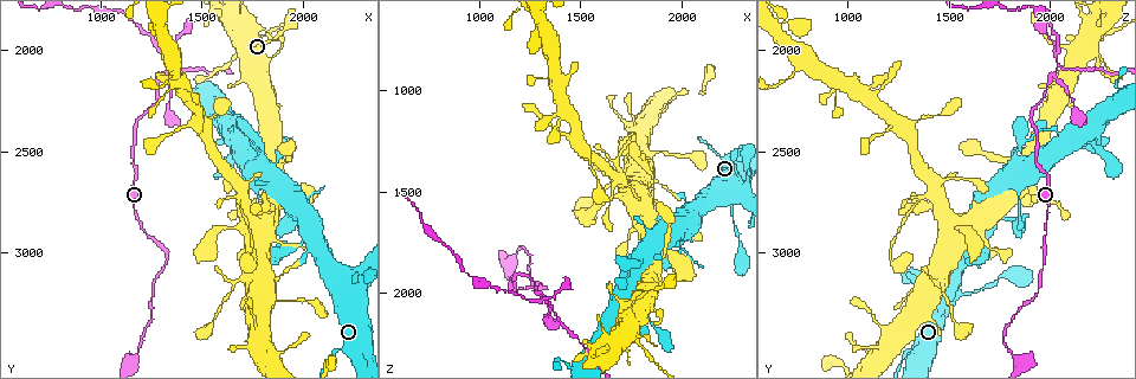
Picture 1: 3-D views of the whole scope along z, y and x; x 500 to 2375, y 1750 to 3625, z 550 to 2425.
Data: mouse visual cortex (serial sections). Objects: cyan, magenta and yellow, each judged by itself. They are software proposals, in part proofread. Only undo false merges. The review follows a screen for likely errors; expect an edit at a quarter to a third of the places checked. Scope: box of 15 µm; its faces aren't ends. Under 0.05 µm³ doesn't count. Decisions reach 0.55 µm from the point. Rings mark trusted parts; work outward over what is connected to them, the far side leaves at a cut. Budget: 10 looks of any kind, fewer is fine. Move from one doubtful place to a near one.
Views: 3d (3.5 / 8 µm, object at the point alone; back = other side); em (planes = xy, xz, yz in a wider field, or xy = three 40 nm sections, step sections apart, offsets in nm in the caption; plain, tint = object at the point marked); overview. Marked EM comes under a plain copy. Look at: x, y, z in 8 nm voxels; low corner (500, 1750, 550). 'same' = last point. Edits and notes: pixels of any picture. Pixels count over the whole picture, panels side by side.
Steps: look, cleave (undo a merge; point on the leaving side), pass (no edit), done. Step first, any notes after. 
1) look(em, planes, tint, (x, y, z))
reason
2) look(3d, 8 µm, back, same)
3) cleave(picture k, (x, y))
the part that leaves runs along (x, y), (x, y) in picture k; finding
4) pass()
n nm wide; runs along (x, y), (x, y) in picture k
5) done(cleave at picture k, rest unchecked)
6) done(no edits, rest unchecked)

look(3d, 3.5 µm, (1690, 3120, 1450))
calibre changes

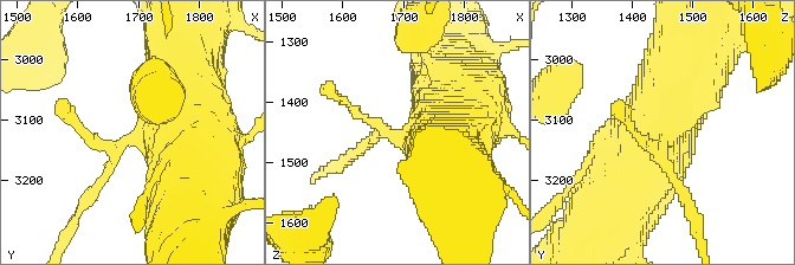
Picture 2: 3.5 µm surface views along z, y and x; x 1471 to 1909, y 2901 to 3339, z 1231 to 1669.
pass()
runs along (173, 96), (173, 133), (125, 140), (92, 194) in picture 2; continuous, no second cell

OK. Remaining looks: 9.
look(3d, 3.5 µm, (1680, 2750, 1350))
thick turns thin

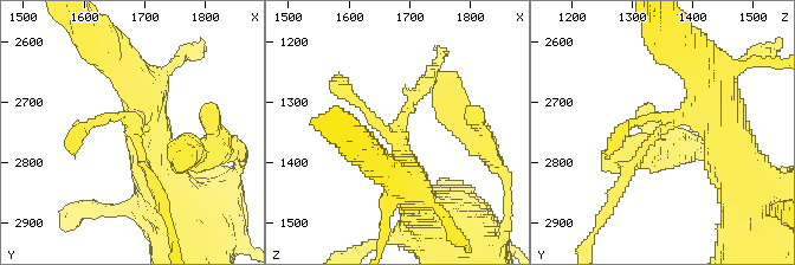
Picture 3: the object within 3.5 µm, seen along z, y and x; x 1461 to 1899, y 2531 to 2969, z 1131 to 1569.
look(em, xy, step 5, tint, (1685, 2750, 1350))
need the tissue

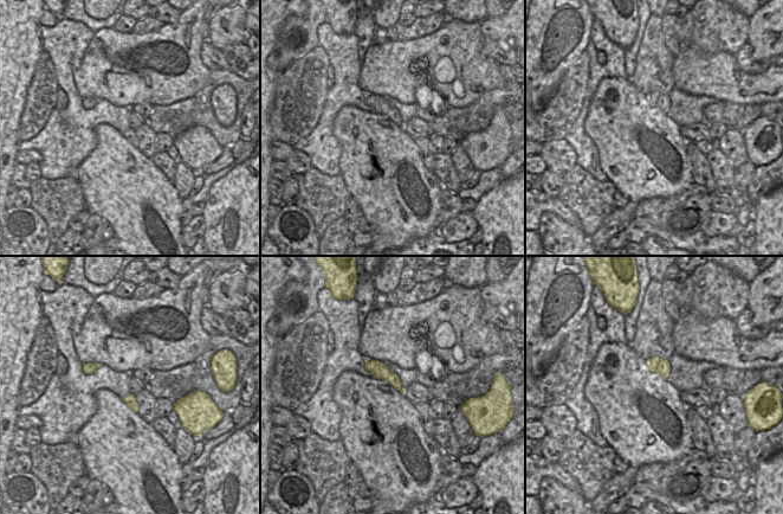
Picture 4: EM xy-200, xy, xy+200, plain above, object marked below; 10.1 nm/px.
pass()
runs along (728, 114), (676, 114), (615, 193) in picture 3; continuous, no second cell

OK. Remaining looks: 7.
look(3d, 3.5 µm, (1160, 3530, 1830))
arms part here

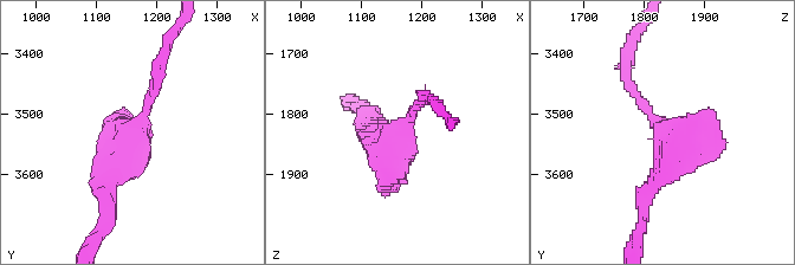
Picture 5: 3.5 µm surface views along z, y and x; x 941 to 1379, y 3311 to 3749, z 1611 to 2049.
look(em, planes, tint, (1175, 3525, 1830))

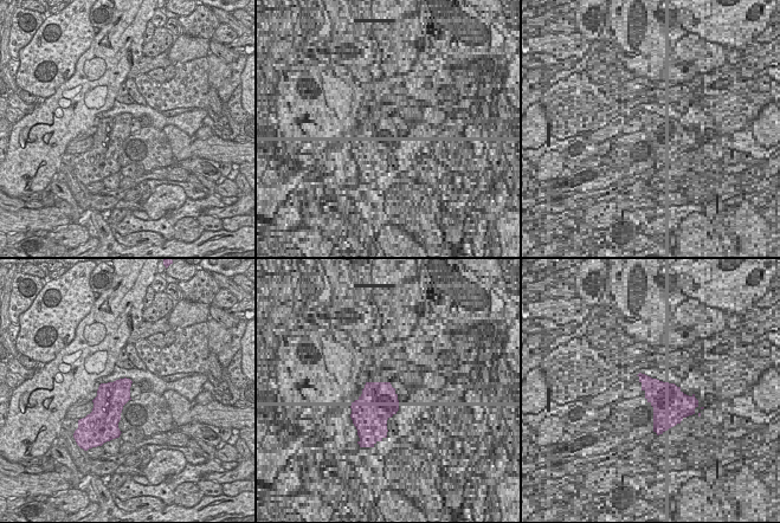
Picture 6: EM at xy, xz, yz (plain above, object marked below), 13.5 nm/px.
pass()
400 nm wide; runs along (155, 84), (148, 110), (101, 186) in picture 5; one cell here

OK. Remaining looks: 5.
look(3d, 3.5 µm, (1320, 2140, 2020))
looks like a crossing

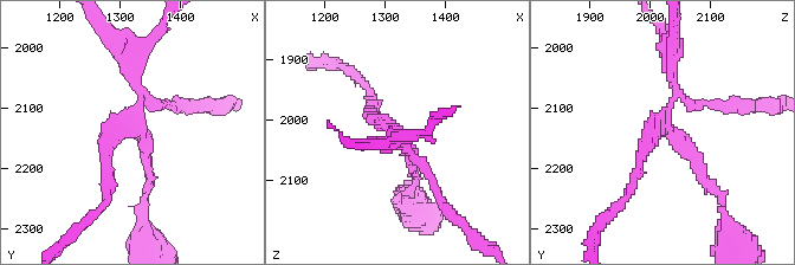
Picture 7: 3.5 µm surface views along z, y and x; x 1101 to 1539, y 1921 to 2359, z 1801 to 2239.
look(em, xy, step 5, tint, (1315, 2130, 2015))
4 arms; arms of 150, 150, 150, 150 nm

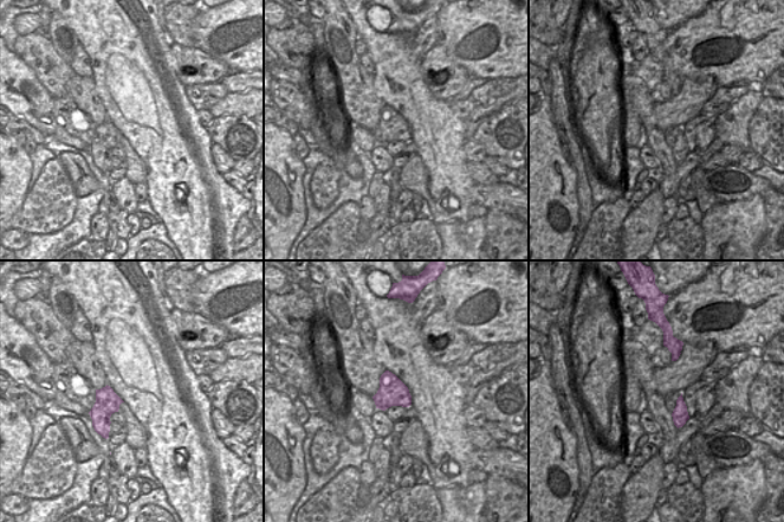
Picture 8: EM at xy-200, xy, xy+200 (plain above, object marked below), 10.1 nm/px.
cleave(picture 7, (674, 58))
the part that leaves runs along (676, 94), (670, 76), (676, 32) in picture 7; a second cell is stuck on

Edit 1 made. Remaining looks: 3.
done(cleave at picture 7, rest unchecked)

